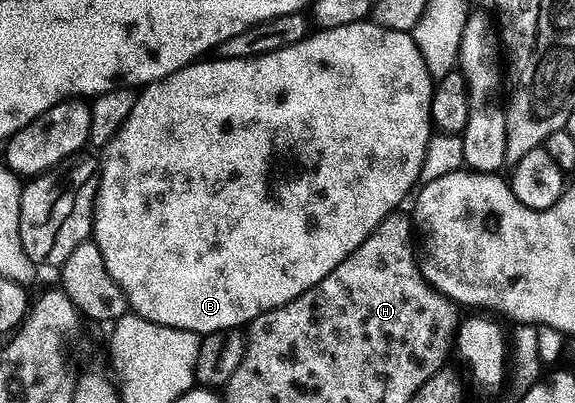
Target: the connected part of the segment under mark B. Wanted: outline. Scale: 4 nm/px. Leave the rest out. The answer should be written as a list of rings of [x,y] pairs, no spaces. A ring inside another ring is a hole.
[[[362,21],[351,25],[329,25],[326,28],[326,31],[314,30],[303,41],[295,41],[295,45],[287,45],[287,49],[275,49],[273,52],[265,52],[262,55],[247,56],[242,59],[205,57],[196,63],[188,63],[183,69],[179,69],[159,81],[147,83],[137,91],[135,109],[131,109],[131,113],[127,113],[127,121],[123,121],[119,133],[115,137],[111,137],[111,141],[103,148],[101,190],[97,192],[97,204],[93,210],[93,234],[91,236],[92,242],[99,245],[99,253],[103,253],[103,263],[107,265],[107,271],[111,273],[111,277],[115,277],[115,281],[123,289],[132,314],[143,317],[147,321],[155,321],[159,325],[171,325],[175,329],[193,331],[199,337],[209,335],[213,331],[232,331],[244,328],[252,323],[255,317],[259,317],[279,305],[287,305],[287,301],[299,297],[307,289],[311,289],[319,281],[323,281],[323,277],[327,277],[327,273],[331,273],[335,269],[335,265],[343,262],[387,216],[394,214],[400,208],[397,206],[405,198],[407,198],[406,200],[410,198],[411,192],[418,186],[421,178],[421,166],[423,165],[423,157],[427,153],[429,136],[435,131],[432,117],[435,80],[431,77],[431,73],[423,61],[423,53],[419,53],[410,32],[380,27],[379,24],[372,21]]]

